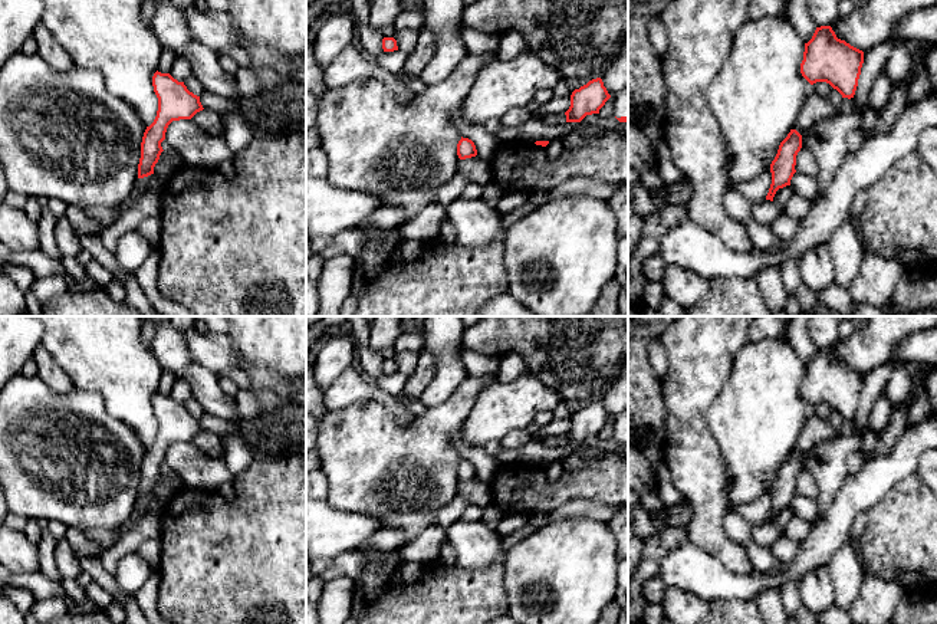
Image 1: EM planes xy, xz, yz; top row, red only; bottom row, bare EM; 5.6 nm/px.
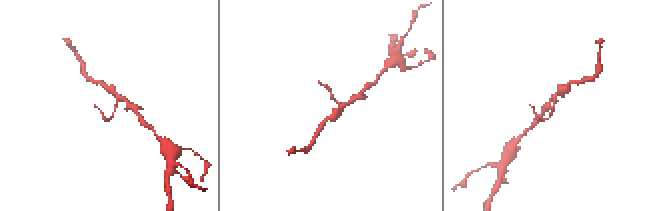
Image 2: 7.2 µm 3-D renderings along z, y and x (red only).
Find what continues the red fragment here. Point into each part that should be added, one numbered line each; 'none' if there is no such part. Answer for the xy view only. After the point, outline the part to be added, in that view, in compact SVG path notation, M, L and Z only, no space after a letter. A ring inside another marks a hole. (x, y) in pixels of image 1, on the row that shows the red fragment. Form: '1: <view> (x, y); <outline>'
none

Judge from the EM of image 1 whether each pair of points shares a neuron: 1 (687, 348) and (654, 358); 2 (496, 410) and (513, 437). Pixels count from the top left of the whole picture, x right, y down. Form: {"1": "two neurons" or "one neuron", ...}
{"1": "two neurons", "2": "two neurons"}

